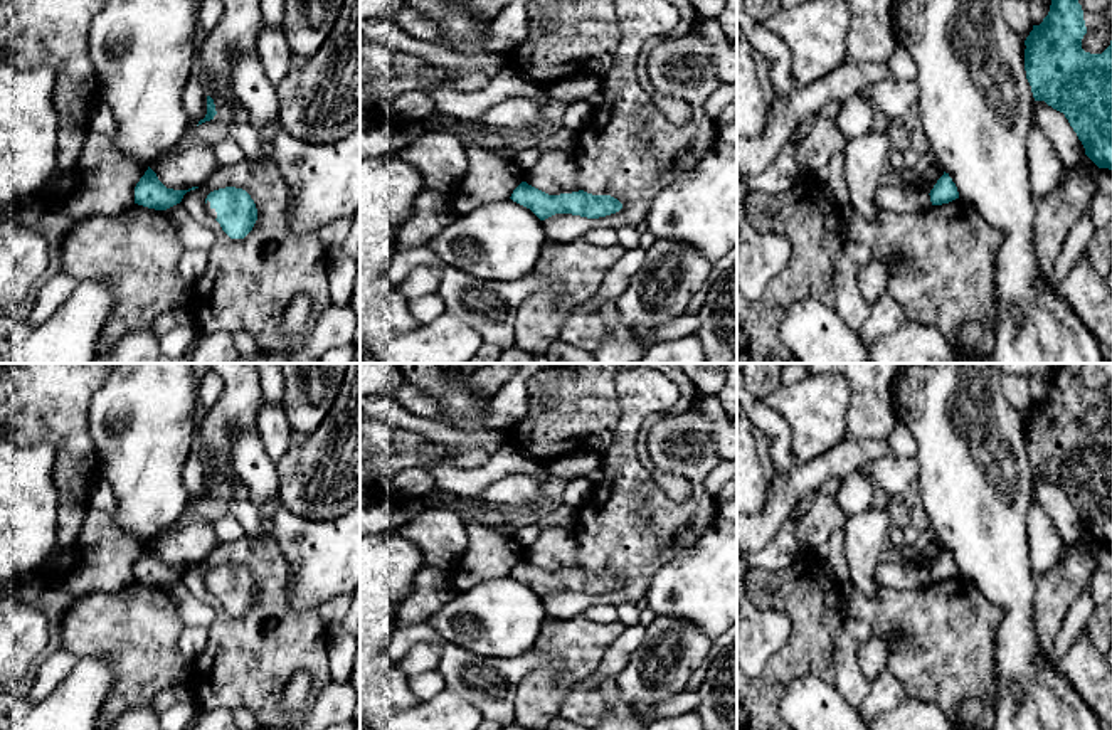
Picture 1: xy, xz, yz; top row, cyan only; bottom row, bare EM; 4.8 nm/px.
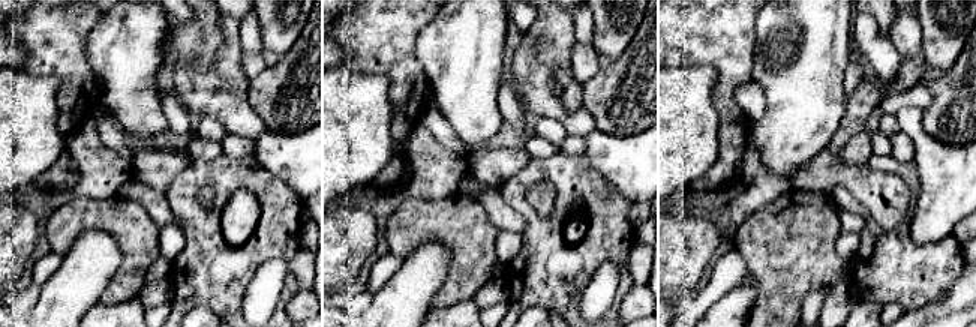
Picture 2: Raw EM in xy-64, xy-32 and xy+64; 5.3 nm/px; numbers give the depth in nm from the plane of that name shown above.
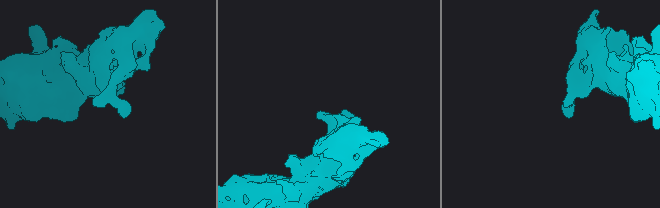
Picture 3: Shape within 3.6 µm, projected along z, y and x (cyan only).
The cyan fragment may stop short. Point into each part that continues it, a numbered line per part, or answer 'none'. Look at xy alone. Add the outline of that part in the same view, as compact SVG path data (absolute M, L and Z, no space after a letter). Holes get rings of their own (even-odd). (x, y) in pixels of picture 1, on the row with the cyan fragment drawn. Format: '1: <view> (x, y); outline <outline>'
none

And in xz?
none

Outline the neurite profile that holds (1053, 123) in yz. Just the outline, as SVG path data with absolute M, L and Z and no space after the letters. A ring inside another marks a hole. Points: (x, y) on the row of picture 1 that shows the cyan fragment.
M1036 101L1033 123L1048 136L1067 167L1075 167L1087 156L1082 141L1065 114L1048 106L1045 101Z

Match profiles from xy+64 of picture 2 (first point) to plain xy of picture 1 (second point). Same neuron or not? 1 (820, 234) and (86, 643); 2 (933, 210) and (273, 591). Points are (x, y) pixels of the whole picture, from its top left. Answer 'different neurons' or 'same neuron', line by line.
1: same neuron
2: different neurons

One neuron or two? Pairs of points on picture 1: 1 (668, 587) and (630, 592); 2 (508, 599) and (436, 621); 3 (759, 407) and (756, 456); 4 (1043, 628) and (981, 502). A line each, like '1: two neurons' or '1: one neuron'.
1: two neurons
2: one neuron
3: two neurons
4: two neurons

